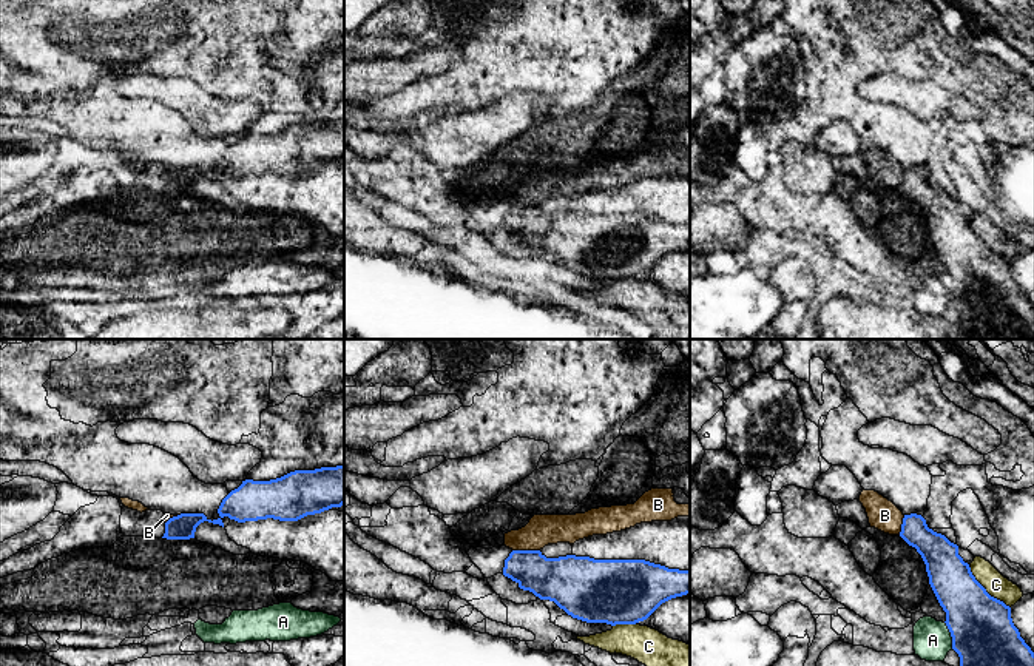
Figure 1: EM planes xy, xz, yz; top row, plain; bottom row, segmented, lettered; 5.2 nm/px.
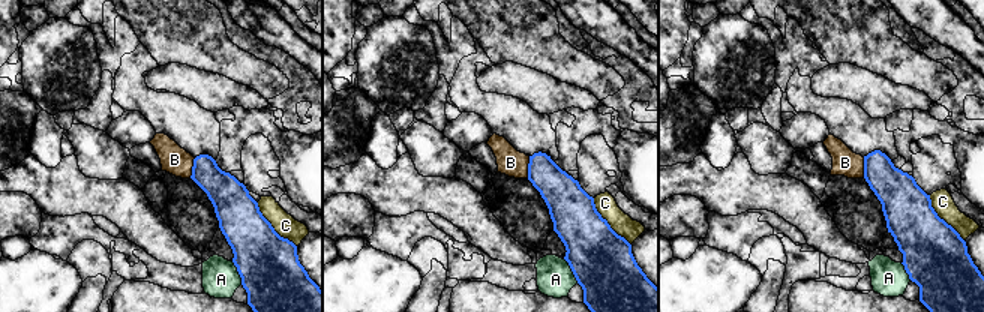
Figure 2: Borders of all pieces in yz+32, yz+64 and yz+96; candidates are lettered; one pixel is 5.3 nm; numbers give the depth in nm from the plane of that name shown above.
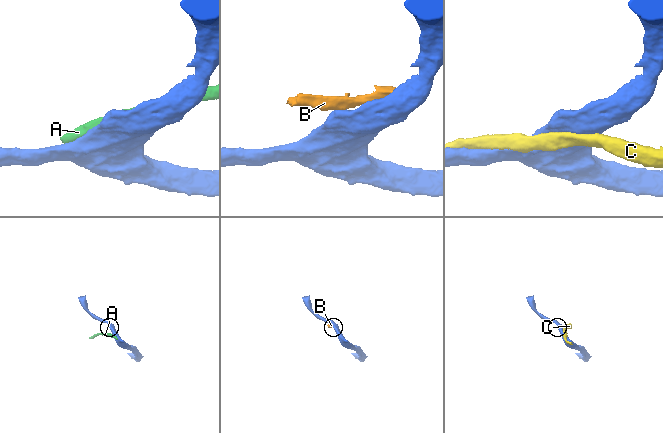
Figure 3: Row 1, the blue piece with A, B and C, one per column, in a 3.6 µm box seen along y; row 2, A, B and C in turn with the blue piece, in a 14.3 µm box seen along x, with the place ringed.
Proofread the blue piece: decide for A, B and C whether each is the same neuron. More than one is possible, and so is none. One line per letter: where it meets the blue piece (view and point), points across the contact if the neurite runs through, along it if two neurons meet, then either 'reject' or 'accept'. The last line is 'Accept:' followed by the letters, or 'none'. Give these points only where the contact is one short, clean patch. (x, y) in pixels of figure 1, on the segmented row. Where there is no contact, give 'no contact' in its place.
A: meets blue in yz at (951, 635); reject
B: meets blue in xz at (527, 551); reject
C: meets blue in yz at (985, 591); reject
Accept: none

